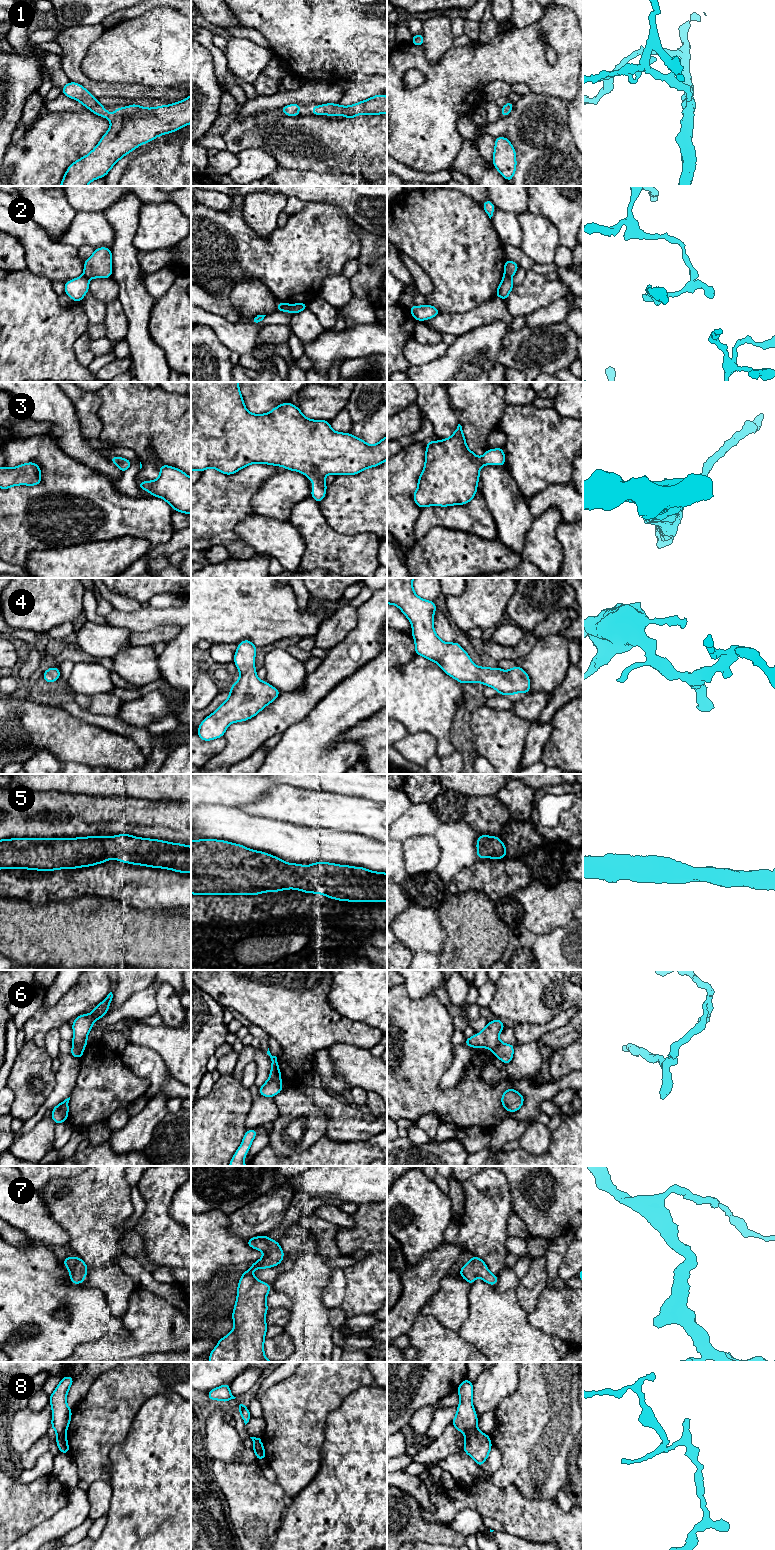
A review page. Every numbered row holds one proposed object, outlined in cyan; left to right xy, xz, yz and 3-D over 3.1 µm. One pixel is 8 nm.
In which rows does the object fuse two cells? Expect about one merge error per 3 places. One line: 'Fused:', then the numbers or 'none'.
Fused: 2, 6, 8

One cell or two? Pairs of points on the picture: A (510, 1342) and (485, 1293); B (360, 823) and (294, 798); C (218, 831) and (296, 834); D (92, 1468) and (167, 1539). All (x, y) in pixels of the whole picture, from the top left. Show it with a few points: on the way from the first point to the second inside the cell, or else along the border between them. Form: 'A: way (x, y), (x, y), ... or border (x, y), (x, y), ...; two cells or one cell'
A: way (500, 1330), (496, 1319), (486, 1305); one cell
B: way (344, 813), (310, 807); one cell
C: way (237, 831), (277, 834); one cell
D: border (108, 1457), (110, 1461), (109, 1481); two cells

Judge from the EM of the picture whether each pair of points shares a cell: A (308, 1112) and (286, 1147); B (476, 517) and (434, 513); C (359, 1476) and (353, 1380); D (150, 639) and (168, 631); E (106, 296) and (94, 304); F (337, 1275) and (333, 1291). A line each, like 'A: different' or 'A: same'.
A: same
B: same
C: different
D: same
E: different
F: same

